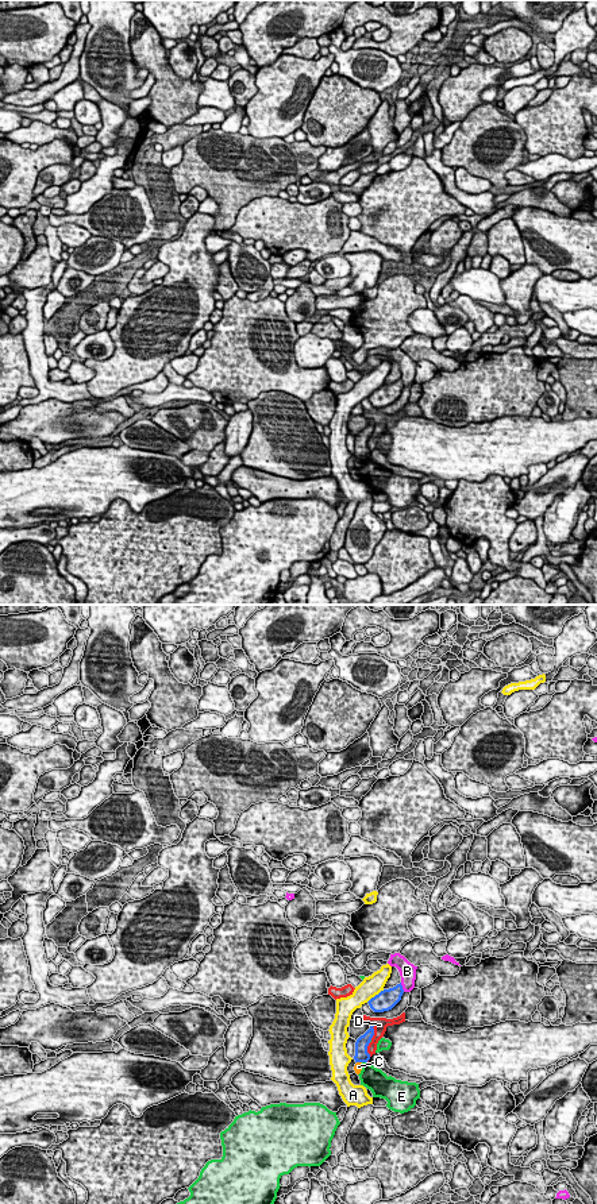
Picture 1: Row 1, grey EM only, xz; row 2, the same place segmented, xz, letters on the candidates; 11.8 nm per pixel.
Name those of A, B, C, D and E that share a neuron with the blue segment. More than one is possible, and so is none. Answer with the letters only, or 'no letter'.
no letter

